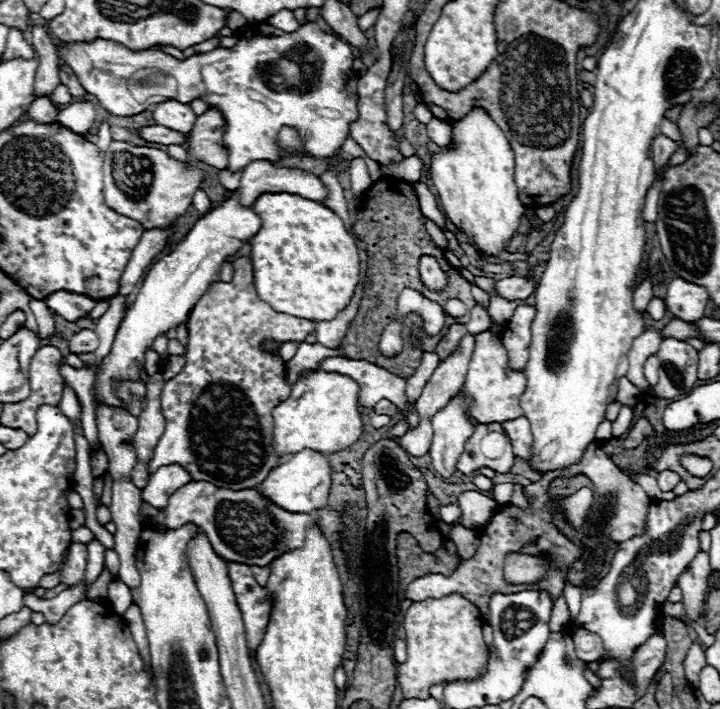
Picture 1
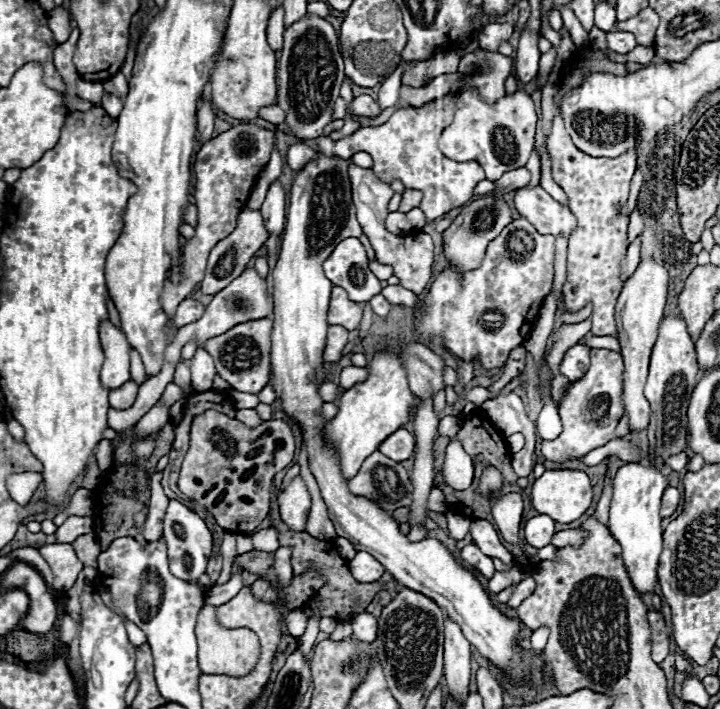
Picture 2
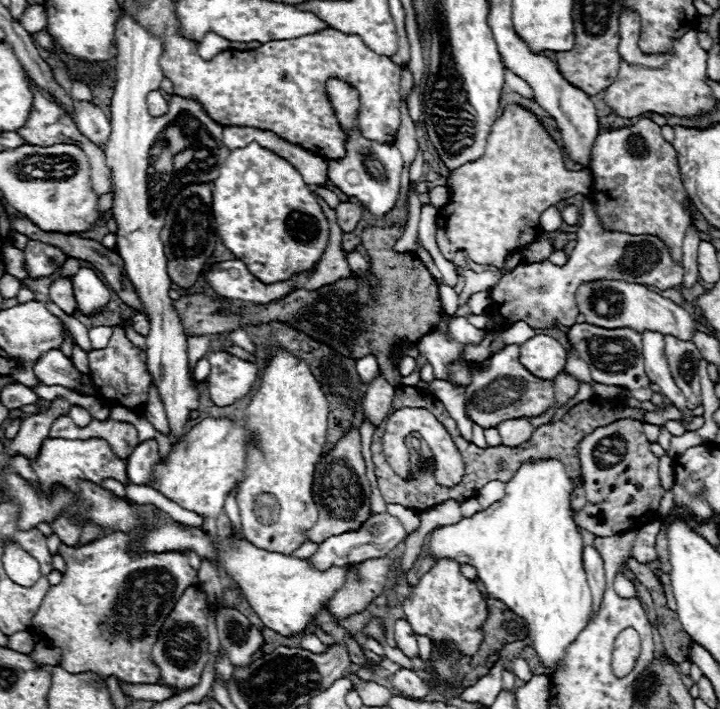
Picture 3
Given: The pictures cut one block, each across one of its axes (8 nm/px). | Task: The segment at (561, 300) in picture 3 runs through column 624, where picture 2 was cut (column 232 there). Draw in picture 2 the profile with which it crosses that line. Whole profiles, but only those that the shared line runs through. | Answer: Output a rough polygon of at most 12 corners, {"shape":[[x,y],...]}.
{"shape":[[244,208],[236,230],[208,258],[200,284],[214,294],[236,280],[268,240],[260,210]]}

